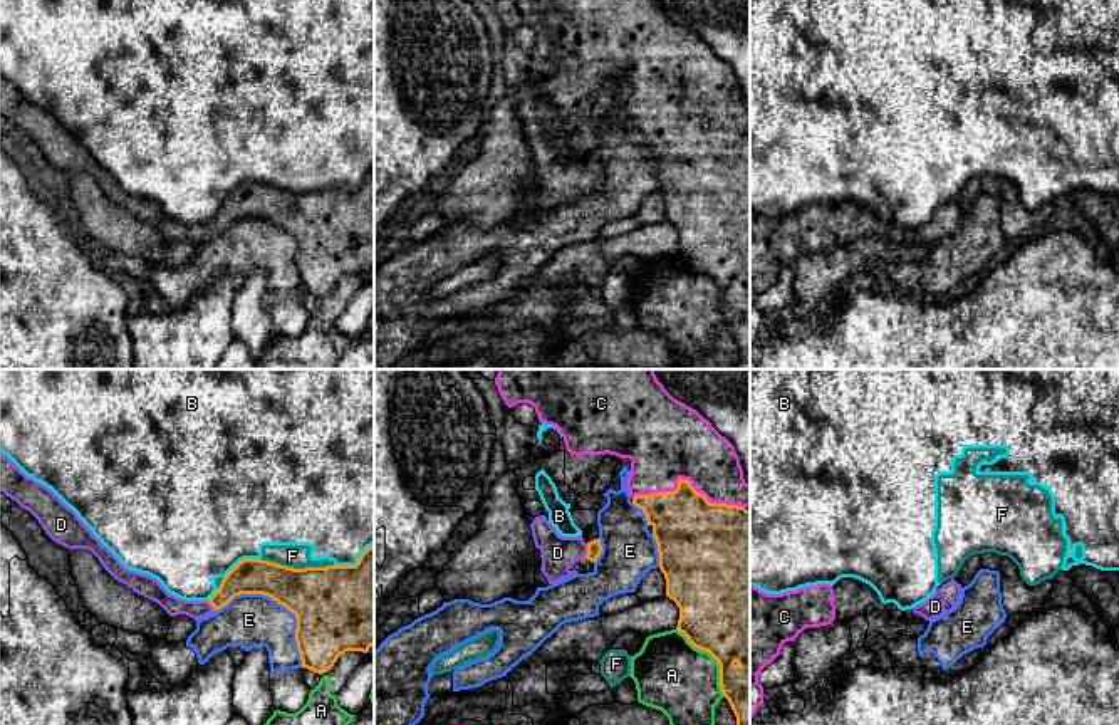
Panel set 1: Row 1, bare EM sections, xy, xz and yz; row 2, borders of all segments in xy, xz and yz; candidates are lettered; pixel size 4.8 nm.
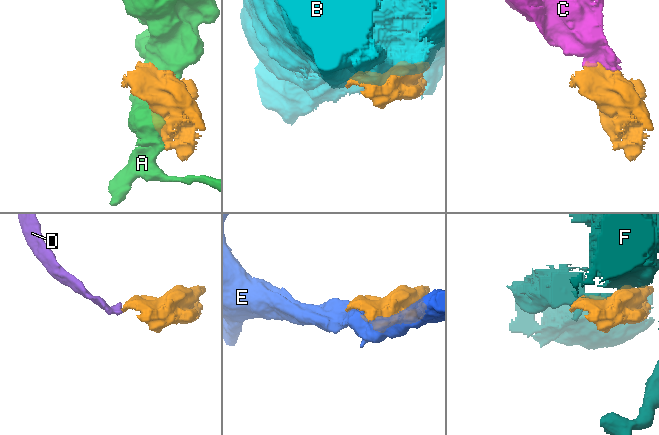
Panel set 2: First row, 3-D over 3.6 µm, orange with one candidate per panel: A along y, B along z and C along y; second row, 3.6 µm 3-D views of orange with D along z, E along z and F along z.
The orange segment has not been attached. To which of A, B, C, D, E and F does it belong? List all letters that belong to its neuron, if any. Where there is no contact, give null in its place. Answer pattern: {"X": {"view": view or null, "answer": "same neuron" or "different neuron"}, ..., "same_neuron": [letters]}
{"A": {"view": "xz", "answer": "different neuron"}, "B": {"view": "xy", "answer": "different neuron"}, "C": {"view": "xz", "answer": "same neuron"}, "D": {"view": "xz", "answer": "same neuron"}, "E": {"view": "xy", "answer": "different neuron"}, "F": {"view": "xy", "answer": "different neuron"}, "same_neuron": ["C", "D"]}

